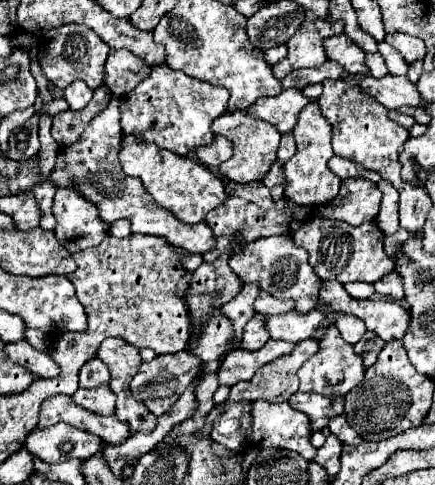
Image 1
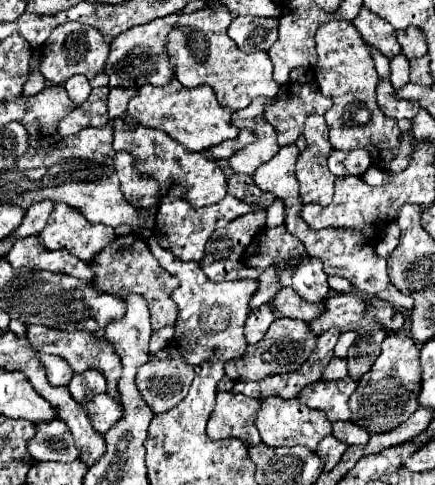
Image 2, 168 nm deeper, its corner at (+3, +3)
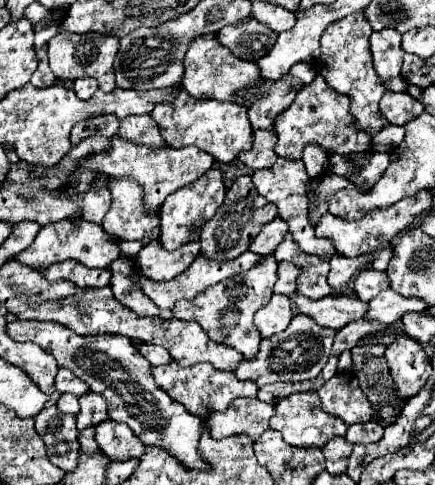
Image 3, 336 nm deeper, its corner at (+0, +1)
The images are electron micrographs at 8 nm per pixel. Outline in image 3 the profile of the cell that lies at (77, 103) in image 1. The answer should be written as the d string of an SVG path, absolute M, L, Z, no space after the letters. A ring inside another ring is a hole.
M82 77L82 79L72 83L72 89L76 91L76 95L80 99L90 99L98 91L98 81L90 79L90 77Z

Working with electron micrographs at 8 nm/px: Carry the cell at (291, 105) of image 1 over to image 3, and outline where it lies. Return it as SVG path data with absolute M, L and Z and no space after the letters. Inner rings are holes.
M316 75L310 85L298 91L294 103L274 119L274 129L278 133L276 155L286 159L300 159L302 149L310 143L318 143L328 155L364 153L372 147L372 135L366 135L364 131L358 131L358 127L354 127L354 117L350 115L350 99L334 91L322 79L322 75Z

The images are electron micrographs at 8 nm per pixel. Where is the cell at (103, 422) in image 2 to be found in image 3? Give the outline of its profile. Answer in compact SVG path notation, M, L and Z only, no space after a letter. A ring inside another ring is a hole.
M110 419L96 427L96 443L112 461L118 463L122 459L140 459L146 453L146 445L130 431L130 427Z

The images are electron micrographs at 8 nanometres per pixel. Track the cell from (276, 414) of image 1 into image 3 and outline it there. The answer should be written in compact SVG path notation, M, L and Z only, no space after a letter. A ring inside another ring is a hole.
M314 391L292 393L280 403L276 403L276 415L270 419L270 427L280 431L284 435L284 441L296 447L324 447L332 437L336 435L344 437L348 429L348 425L342 419L322 411L318 403L318 395Z

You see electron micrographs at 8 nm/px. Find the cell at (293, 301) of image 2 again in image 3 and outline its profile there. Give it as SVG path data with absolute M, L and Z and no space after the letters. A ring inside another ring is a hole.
M296 297L294 299L296 309L310 315L316 323L322 327L332 327L332 329L342 329L346 323L358 321L366 315L368 303L360 301L358 297L322 297L322 299L306 299L306 297Z

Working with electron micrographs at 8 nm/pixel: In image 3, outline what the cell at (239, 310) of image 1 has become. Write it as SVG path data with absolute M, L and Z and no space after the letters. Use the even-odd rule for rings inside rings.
M280 261L278 263L278 281L274 285L274 293L282 293L282 295L296 295L298 285L296 279L300 275L302 269L298 269L296 265L288 263L288 261Z

